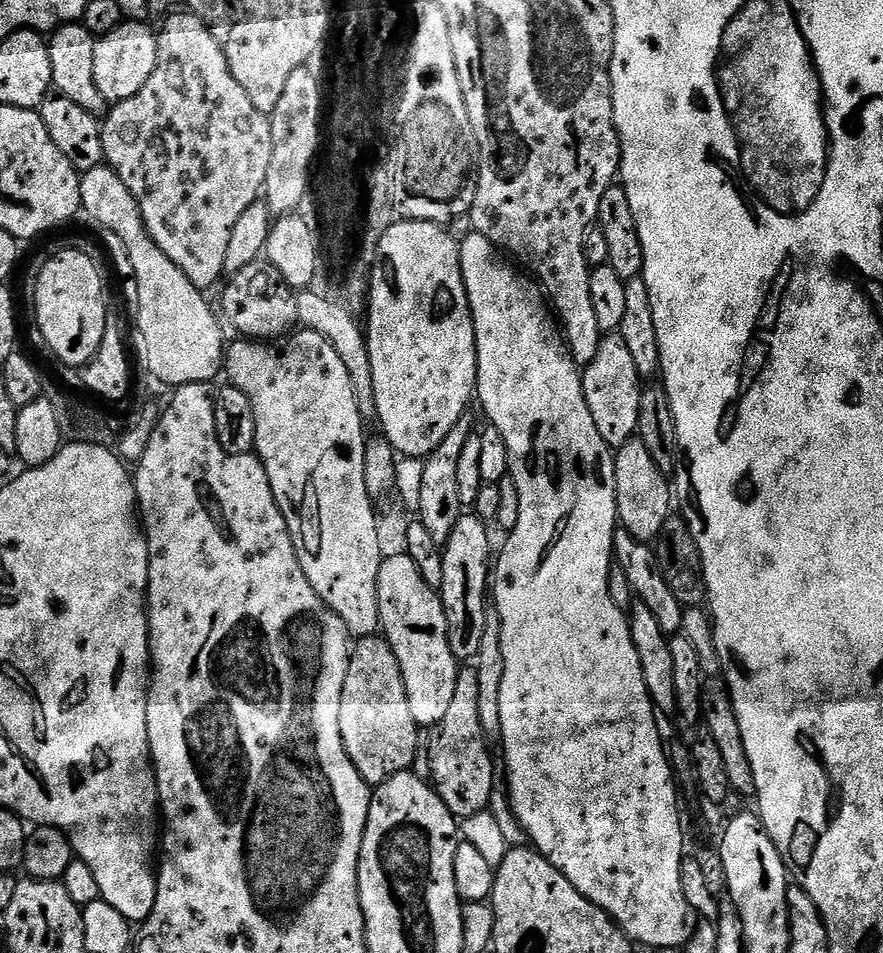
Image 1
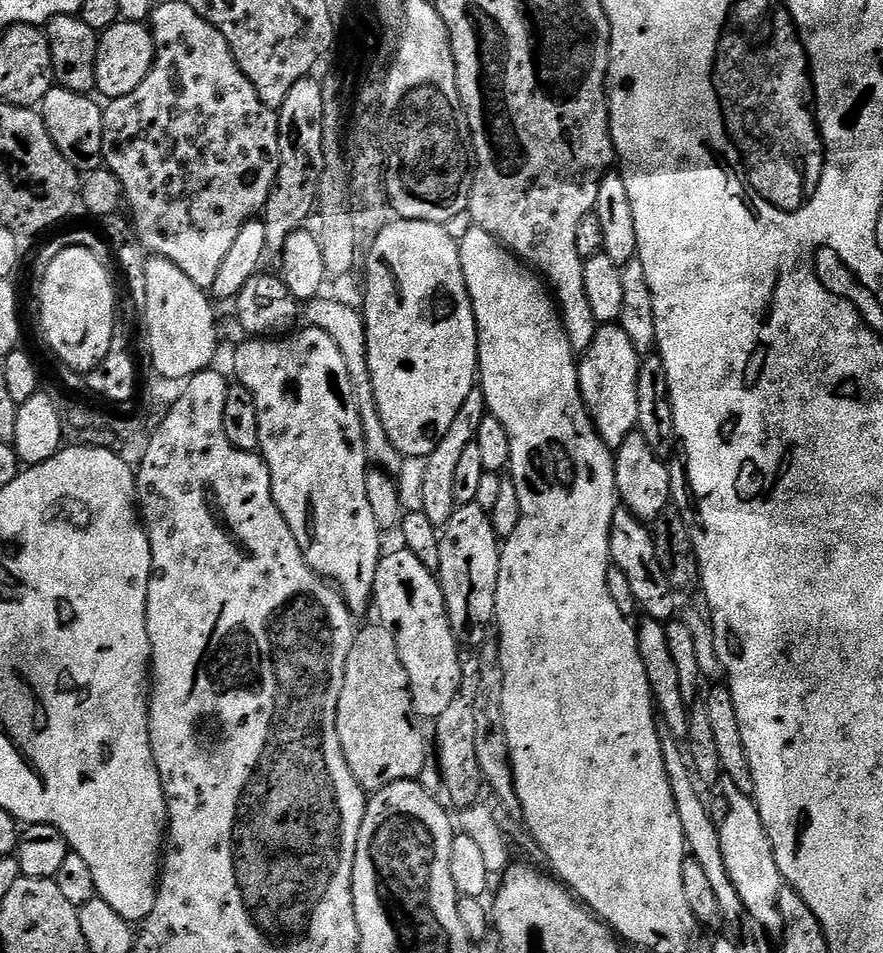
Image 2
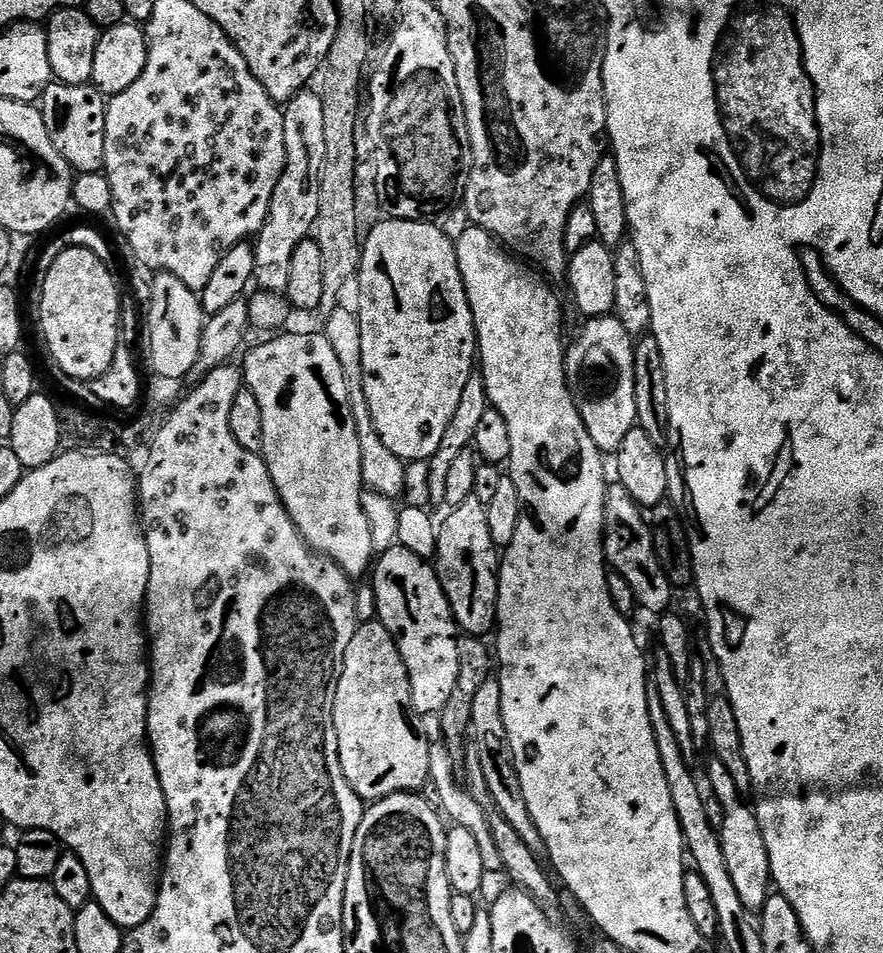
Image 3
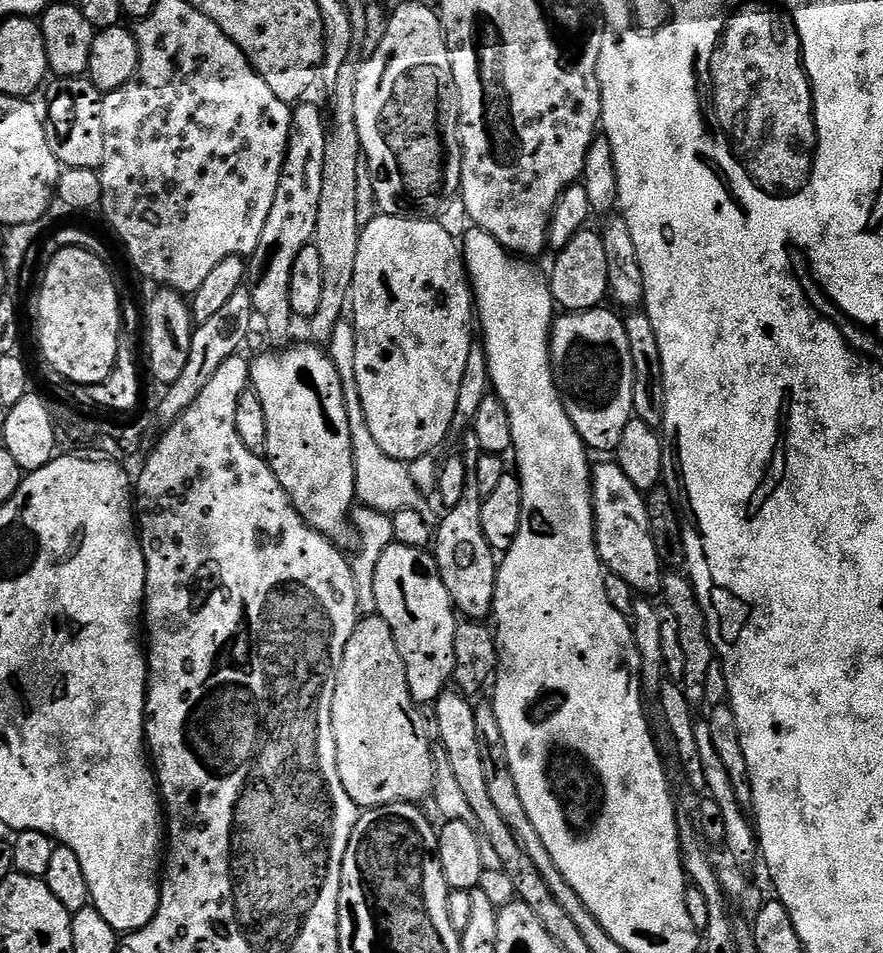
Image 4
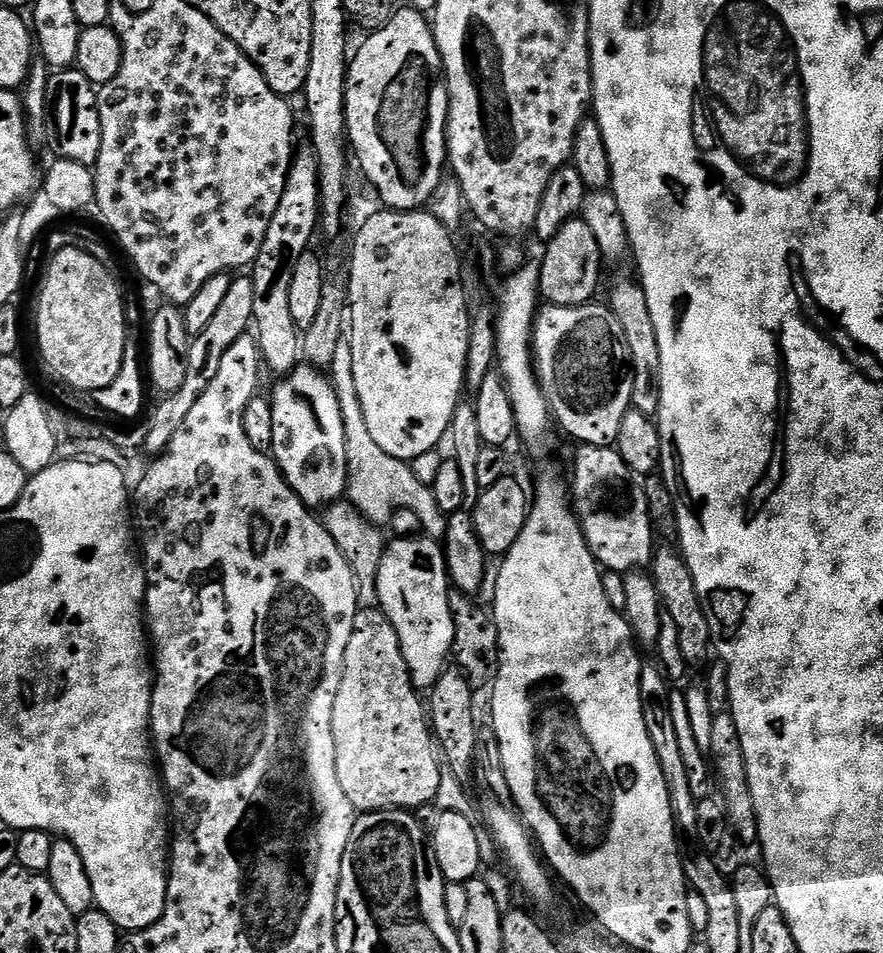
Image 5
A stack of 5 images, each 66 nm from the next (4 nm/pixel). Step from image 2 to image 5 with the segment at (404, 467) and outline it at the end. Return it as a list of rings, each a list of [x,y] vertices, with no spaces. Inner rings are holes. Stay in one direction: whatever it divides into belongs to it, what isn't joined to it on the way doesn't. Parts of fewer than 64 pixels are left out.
[[[349,341],[338,344],[330,369],[330,379],[342,406],[343,426],[346,431],[347,490],[349,503],[366,520],[379,528],[387,527],[392,513],[398,508],[408,508],[417,515],[421,531],[432,539],[442,540],[448,532],[448,516],[434,500],[431,484],[438,474],[443,455],[436,450],[419,455],[409,464],[407,461],[386,454],[367,429],[365,415],[358,399],[354,383],[353,348]],[[412,472],[424,486],[412,486]]]

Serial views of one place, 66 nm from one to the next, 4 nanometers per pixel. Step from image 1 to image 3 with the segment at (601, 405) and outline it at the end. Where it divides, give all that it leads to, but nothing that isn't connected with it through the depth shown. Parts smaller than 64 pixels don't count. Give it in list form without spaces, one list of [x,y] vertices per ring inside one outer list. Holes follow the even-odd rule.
[[[615,315],[598,316],[587,321],[576,341],[569,343],[564,357],[568,386],[578,410],[598,446],[605,454],[614,454],[626,434],[637,427],[634,402],[634,338]]]

